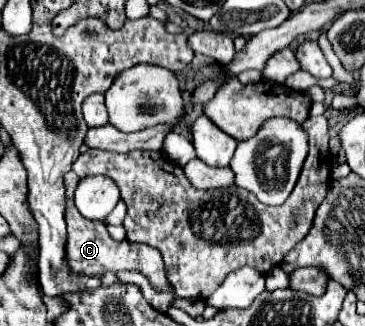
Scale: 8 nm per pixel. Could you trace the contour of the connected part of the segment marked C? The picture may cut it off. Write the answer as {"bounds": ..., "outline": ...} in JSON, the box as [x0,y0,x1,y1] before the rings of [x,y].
{"bounds":[65,172,173,292],"outline":[[[73,172],[65,174],[65,190],[67,190],[67,210],[65,210],[65,222],[67,222],[67,244],[65,244],[65,260],[73,274],[85,274],[85,276],[103,276],[105,272],[121,272],[121,270],[133,270],[151,282],[151,286],[157,292],[173,292],[173,286],[169,284],[165,276],[165,266],[161,252],[155,250],[149,244],[137,244],[137,242],[117,242],[109,236],[107,224],[99,220],[87,220],[81,214],[77,214],[77,208],[73,204],[73,190],[79,182],[79,176]]]}

